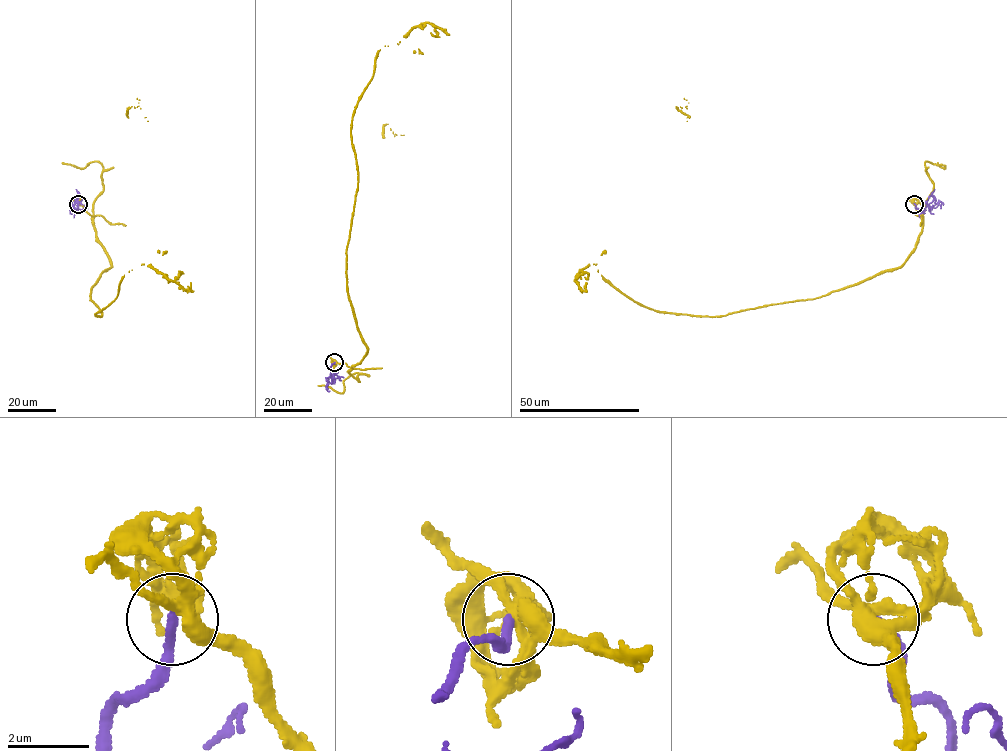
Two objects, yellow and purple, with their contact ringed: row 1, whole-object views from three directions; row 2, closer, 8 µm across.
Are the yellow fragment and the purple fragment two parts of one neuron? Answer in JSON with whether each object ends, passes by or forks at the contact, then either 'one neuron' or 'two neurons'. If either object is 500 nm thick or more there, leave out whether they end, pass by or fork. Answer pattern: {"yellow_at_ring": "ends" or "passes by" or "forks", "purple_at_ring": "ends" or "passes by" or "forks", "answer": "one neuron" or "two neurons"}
{"yellow_at_ring": "forks", "purple_at_ring": "ends", "answer": "two neurons"}

